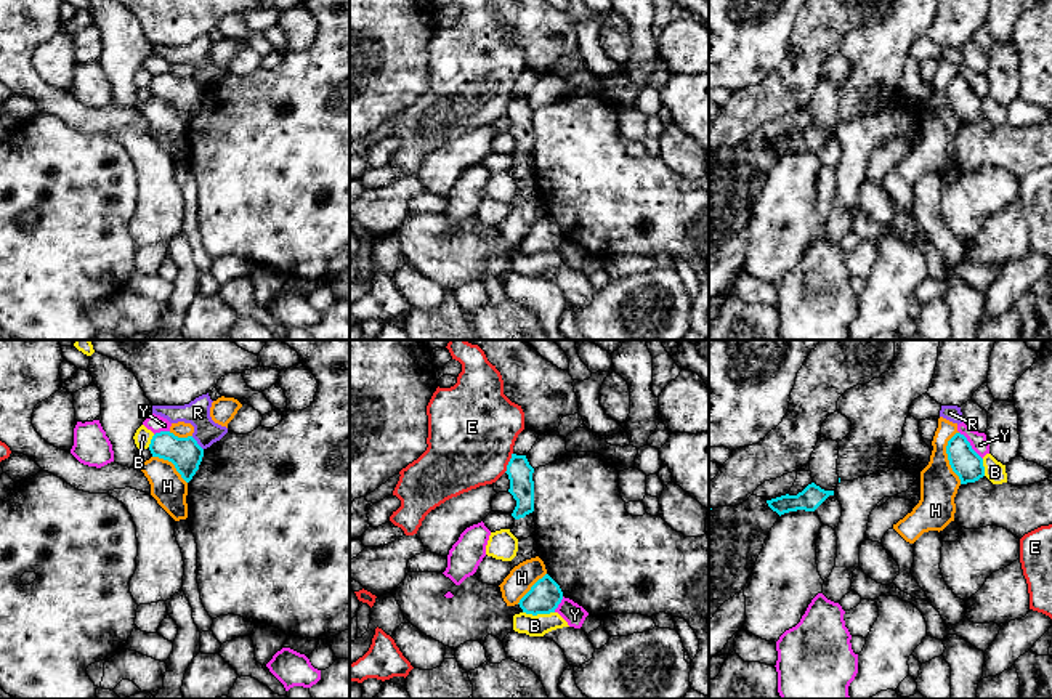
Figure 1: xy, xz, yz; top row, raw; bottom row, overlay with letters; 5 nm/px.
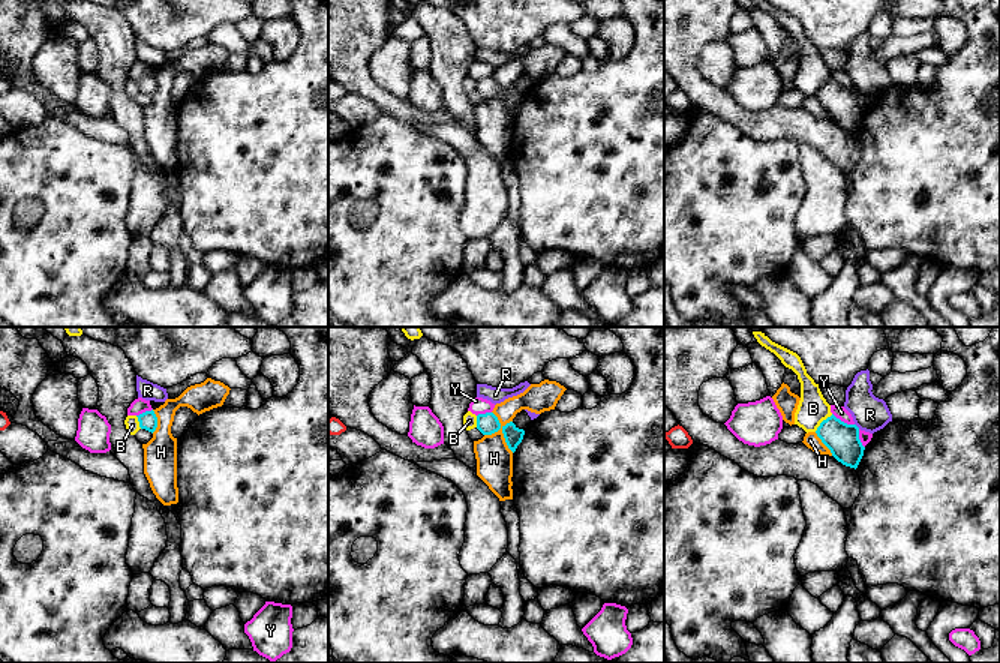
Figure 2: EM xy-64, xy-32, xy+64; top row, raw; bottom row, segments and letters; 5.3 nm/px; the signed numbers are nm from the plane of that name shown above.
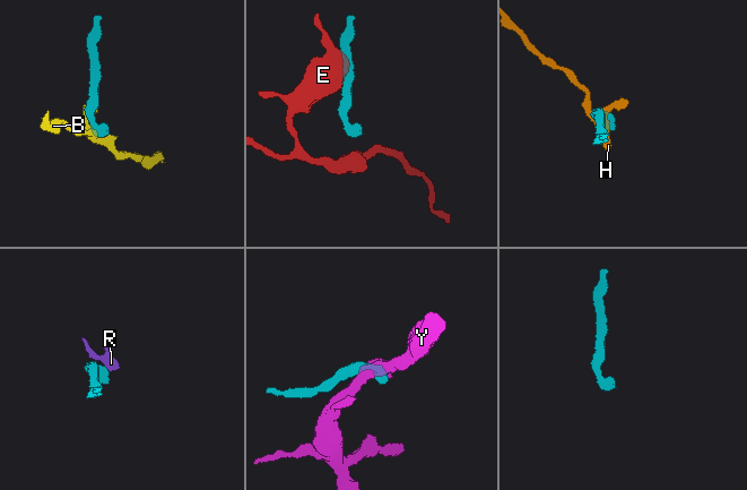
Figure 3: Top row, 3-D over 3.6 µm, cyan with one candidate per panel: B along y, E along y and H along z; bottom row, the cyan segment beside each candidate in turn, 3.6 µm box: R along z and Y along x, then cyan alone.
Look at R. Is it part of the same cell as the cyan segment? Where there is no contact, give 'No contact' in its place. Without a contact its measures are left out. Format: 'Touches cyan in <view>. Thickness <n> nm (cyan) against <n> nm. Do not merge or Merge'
Touches cyan in xy. Thickness 160 nm (cyan) against 130 nm. Do not merge

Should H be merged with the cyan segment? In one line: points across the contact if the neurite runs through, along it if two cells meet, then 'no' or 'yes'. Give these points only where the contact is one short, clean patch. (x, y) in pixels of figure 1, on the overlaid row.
along yz (956, 432), (948, 441), (946, 459), (961, 483) | no

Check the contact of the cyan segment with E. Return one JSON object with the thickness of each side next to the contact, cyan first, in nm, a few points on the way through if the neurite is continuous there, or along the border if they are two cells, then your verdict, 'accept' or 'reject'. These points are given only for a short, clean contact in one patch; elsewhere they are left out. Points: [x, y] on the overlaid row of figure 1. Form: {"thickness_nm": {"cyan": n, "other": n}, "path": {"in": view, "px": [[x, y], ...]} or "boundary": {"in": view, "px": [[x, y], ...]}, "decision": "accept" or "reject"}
{"thickness_nm": {"cyan": 130, "other": 440}, "boundary": {"in": "xz", "px": [[512, 452], [504, 472]]}, "decision": "reject"}

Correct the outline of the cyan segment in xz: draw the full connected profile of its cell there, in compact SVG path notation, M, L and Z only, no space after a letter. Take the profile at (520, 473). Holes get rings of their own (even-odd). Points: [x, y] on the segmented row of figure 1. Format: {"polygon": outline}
{"polygon": "M512 454L505 473L510 479L508 492L516 500L512 516L515 519L524 518L534 511L534 468L529 465L526 455Z"}

